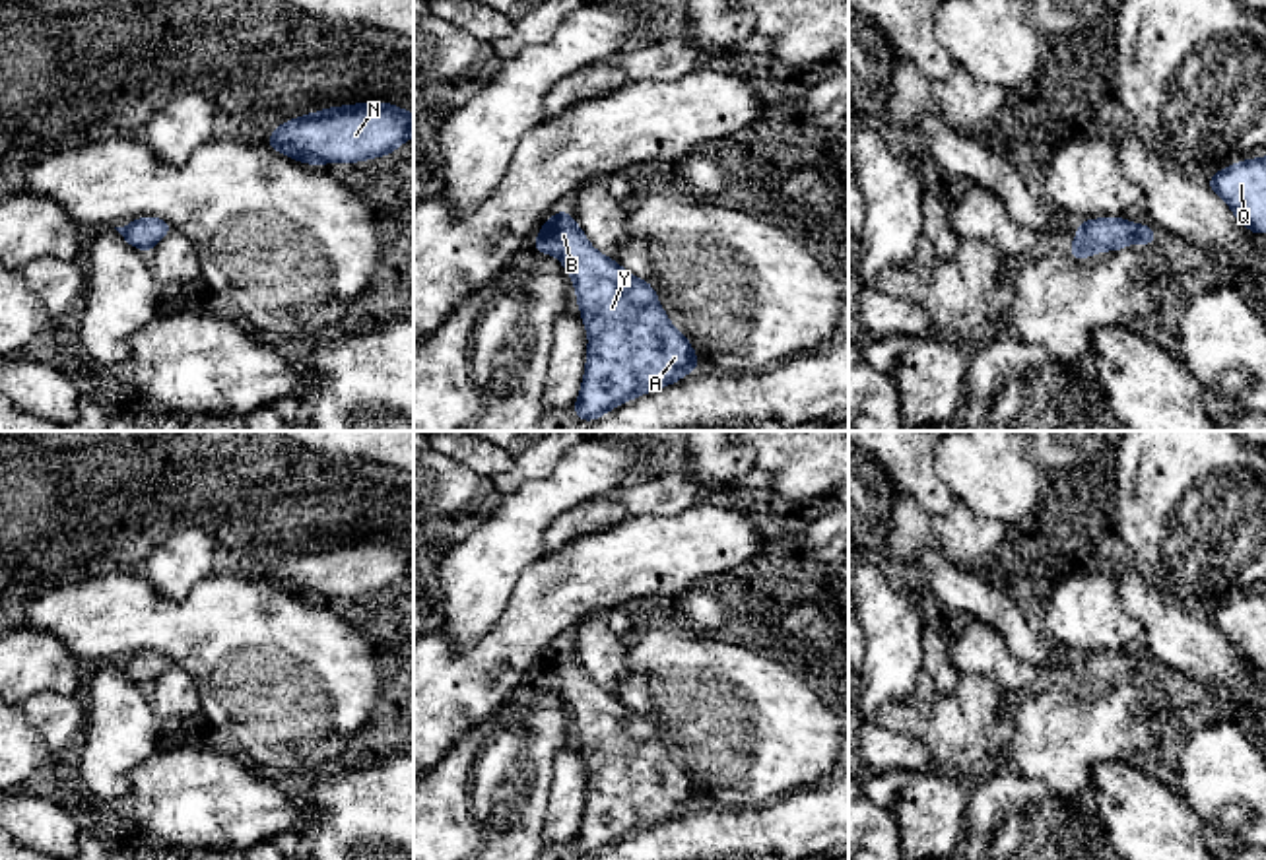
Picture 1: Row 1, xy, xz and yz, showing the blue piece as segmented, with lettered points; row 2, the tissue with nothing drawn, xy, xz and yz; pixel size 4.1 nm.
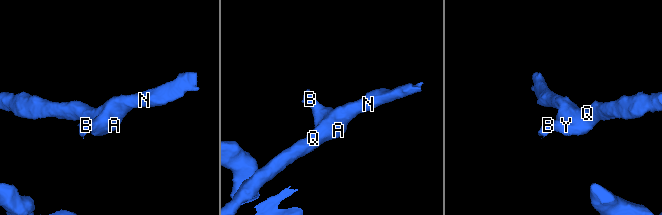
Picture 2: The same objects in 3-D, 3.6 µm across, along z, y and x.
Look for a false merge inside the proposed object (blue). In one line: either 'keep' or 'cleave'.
keep

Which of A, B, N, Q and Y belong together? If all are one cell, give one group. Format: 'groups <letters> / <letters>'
groups A B N Q Y

